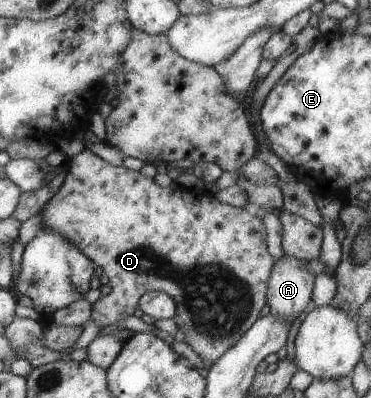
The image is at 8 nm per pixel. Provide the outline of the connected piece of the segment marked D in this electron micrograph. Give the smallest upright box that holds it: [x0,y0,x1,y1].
[37,148,274,365]

